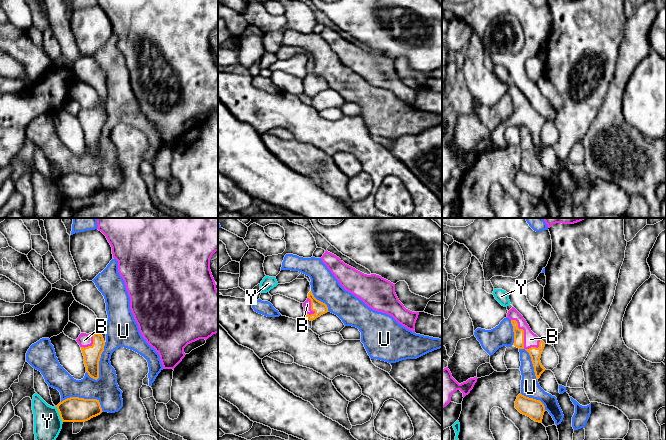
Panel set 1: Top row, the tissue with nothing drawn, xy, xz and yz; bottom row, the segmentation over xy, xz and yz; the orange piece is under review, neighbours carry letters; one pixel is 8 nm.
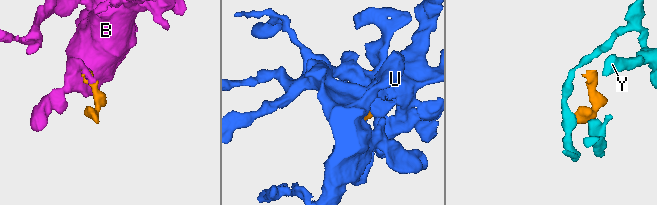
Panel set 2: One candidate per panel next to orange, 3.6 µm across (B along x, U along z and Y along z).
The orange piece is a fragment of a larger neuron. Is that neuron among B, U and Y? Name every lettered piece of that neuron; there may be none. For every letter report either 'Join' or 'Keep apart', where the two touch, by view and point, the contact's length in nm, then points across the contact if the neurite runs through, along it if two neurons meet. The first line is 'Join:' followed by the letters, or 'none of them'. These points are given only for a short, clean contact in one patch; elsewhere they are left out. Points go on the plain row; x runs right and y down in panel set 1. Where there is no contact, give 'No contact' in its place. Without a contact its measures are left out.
Join: B
B: Join. Touches orange at yz (523, 113). Shared border 320 nm. Path across: yz (518, 109), (523, 113), (530, 115)
U: Keep apart. Touches orange at xy (99, 136). Shared border 320 nm
Y: Keep apart. Touches orange at xy (59, 190). Shared border 140 nm. Boundary: xy (56, 182), (62, 198)

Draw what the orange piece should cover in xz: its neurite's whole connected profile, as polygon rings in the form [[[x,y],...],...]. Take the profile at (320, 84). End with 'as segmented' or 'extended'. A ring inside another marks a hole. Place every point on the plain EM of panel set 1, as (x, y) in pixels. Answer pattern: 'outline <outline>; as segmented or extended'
outline [[[312,67],[308,69],[307,76],[303,79],[304,92],[310,97],[315,96],[321,91],[328,88],[328,83],[325,79],[317,76]]]; extended

